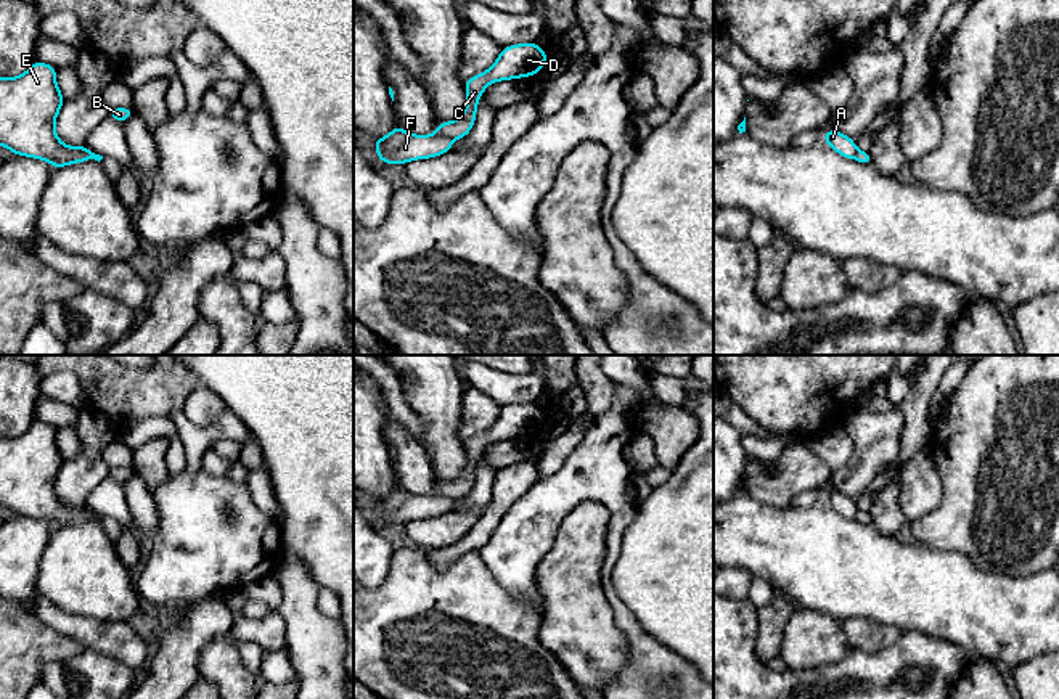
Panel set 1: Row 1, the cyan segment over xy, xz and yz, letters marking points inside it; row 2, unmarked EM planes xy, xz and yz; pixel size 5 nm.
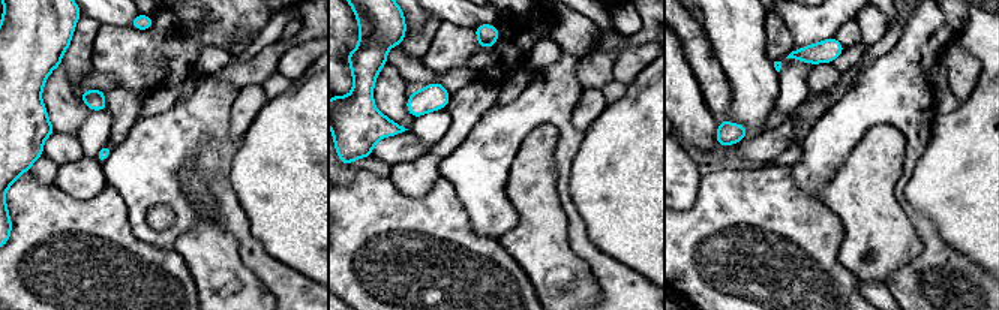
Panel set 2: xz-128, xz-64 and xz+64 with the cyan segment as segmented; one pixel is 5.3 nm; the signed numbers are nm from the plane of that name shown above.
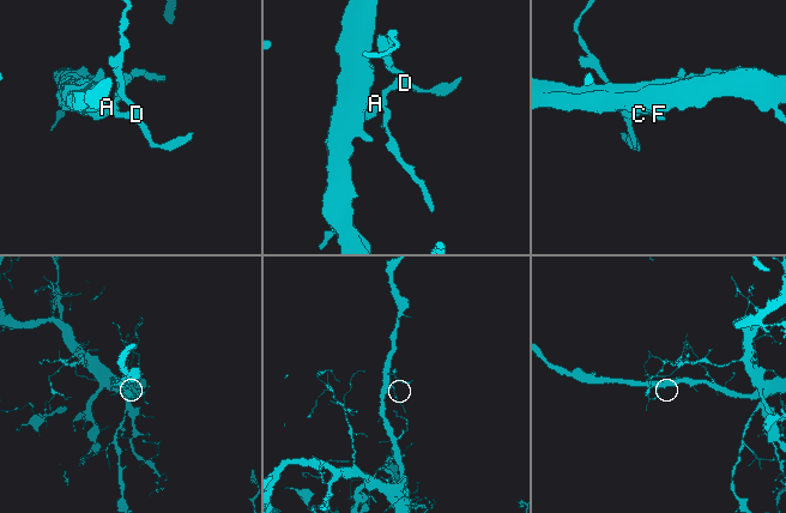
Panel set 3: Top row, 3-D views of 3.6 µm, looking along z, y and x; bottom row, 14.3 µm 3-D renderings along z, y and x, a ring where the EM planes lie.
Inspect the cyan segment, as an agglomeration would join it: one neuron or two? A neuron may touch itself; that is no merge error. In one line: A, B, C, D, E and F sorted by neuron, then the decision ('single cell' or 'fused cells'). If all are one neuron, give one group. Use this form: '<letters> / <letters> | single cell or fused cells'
A B C D / E F | fused cells

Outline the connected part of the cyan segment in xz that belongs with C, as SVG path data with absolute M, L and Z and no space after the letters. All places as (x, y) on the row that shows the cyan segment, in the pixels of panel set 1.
M537 42L501 48L498 59L487 71L464 82L468 104L461 116L450 122L440 122L435 132L452 141L466 137L476 122L477 101L490 84L537 76L546 59L548 55Z

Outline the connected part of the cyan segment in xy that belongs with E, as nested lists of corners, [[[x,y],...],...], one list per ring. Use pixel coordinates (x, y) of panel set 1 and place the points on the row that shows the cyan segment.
[[[37,59],[18,77],[0,77],[0,146],[13,154],[47,161],[53,169],[90,159],[84,146],[66,146],[55,132],[64,103],[55,77],[56,67]]]

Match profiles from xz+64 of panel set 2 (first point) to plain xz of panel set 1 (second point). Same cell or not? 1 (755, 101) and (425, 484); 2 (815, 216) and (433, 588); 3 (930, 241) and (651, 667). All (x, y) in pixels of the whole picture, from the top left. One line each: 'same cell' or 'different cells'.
1: different cells
2: same cell
3: same cell

